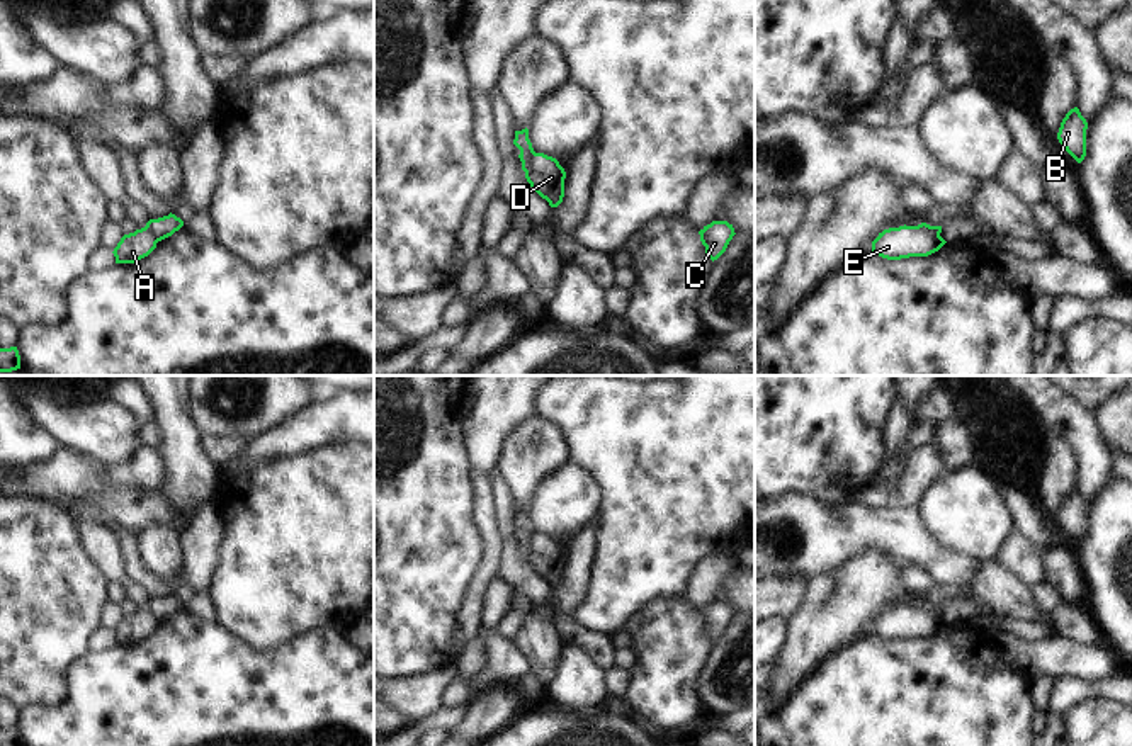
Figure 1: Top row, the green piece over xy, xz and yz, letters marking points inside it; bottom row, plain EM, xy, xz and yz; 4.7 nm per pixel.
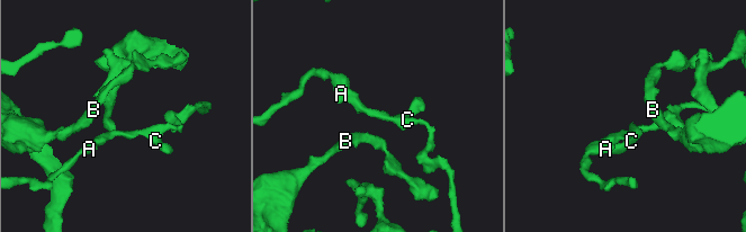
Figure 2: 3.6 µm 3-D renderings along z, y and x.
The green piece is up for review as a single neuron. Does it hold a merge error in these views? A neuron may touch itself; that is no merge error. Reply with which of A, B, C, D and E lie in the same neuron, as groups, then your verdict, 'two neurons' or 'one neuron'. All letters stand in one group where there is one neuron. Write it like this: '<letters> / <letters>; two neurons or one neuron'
A B E / C D; two neurons

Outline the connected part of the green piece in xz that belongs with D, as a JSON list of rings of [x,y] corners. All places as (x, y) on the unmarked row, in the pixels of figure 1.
[[[532,534],[525,559],[551,588],[558,588],[563,583],[566,552],[556,539]]]

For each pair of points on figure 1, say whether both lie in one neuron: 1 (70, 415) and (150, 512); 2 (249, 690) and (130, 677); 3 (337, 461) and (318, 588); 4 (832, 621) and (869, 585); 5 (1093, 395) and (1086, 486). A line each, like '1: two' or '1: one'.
1: two
2: one
3: one
4: one
5: two

